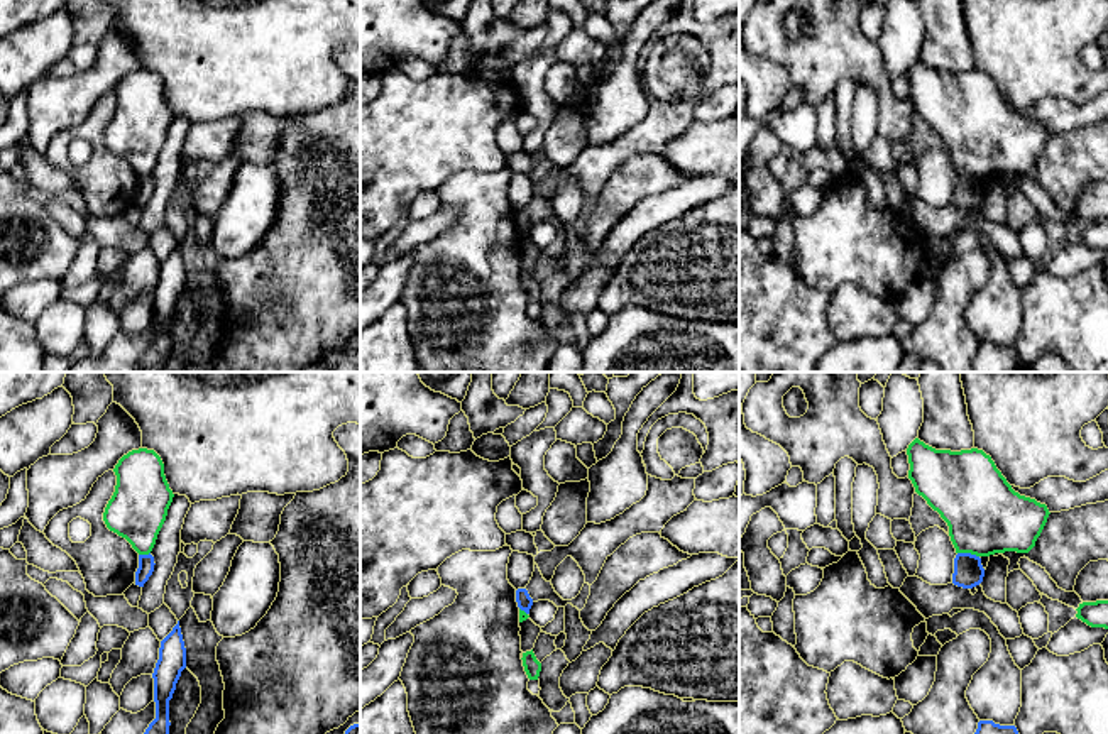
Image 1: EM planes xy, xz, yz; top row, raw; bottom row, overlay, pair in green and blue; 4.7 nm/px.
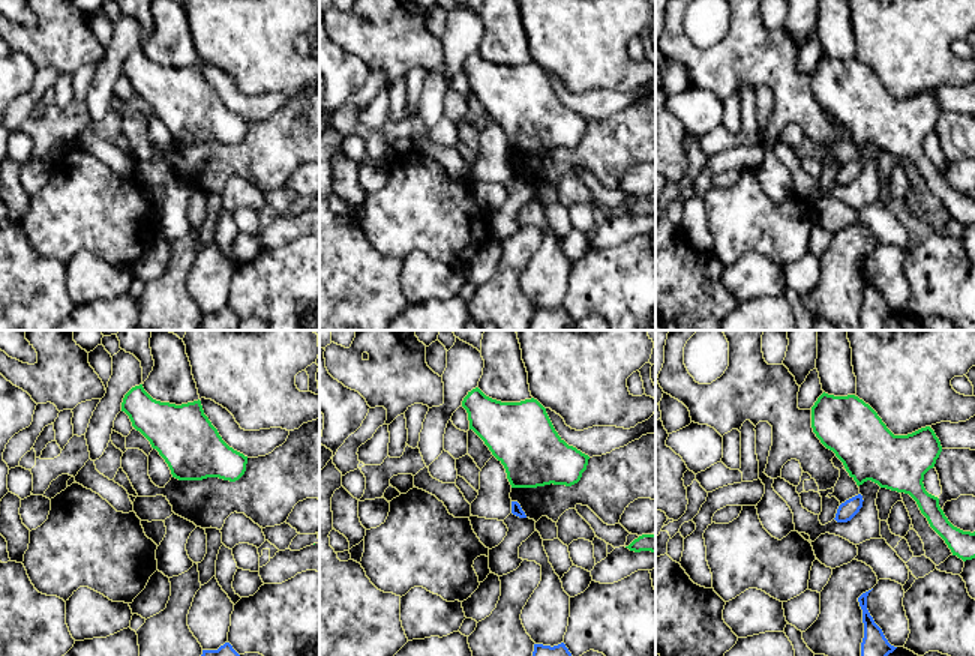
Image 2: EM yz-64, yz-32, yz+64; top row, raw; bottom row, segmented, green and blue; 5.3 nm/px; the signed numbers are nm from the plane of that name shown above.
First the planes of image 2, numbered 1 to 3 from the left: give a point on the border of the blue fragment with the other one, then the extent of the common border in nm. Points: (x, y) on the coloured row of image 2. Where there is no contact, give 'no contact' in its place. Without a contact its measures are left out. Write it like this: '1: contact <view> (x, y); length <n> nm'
1: no contact
2: no contact
3: no contact

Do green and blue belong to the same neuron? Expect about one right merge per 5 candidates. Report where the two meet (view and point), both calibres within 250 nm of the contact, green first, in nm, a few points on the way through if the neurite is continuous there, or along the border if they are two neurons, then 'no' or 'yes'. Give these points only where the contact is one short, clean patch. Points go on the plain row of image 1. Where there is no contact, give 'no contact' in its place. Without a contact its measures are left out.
contact yz (968, 173); calibres 360 and 140 nm; no

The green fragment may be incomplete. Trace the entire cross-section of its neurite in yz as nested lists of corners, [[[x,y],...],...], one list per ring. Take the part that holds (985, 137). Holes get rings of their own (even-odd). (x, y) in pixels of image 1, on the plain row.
[[[915,59],[907,76],[908,100],[947,144],[956,174],[990,178],[1035,167],[1047,127],[1015,113],[983,71],[935,71]]]

